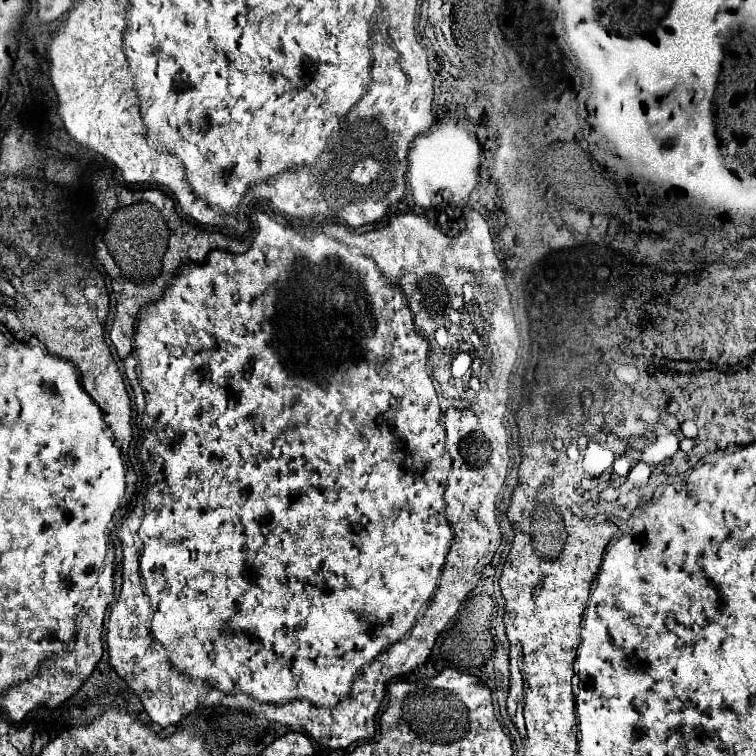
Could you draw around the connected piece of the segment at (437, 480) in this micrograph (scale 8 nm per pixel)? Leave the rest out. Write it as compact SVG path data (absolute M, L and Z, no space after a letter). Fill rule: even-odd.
M103 169L96 171L90 182L89 187L93 186L95 189L95 215L97 215L97 221L101 221L103 225L107 225L107 219L109 219L109 225L107 225L107 233L105 233L105 245L107 245L107 253L111 253L115 267L117 267L117 273L111 277L111 285L113 285L113 293L115 293L115 299L117 299L117 309L115 309L115 319L113 319L113 325L111 325L111 341L117 349L117 355L119 359L123 361L123 367L125 367L125 373L129 377L129 383L131 383L131 389L133 389L135 398L135 407L137 412L137 419L141 424L143 431L143 445L139 451L139 459L143 461L143 467L147 471L147 494L144 496L137 496L136 504L134 508L128 513L125 521L121 523L119 531L117 531L117 537L123 545L123 589L121 589L121 595L117 599L117 603L111 607L111 615L109 615L109 621L107 621L107 647L109 647L109 663L113 665L113 669L117 671L119 677L123 677L127 681L127 685L139 695L139 699L143 701L145 705L145 713L151 717L153 723L161 725L161 727L167 727L167 725L173 725L177 721L181 721L185 715L188 715L199 709L200 707L209 707L209 705L227 705L227 707L239 707L239 709L249 710L256 715L261 717L267 717L271 721L277 721L281 725L287 725L287 727L301 727L305 729L319 745L323 747L331 747L331 749L345 749L349 747L351 743L355 741L369 741L373 739L375 735L375 715L379 711L379 705L385 697L385 687L387 683L393 679L393 677L399 677L399 675L405 675L409 671L413 671L415 667L419 667L421 663L425 663L425 659L429 657L433 645L435 645L435 639L437 635L447 627L447 623L451 621L451 617L457 613L461 601L467 597L467 593L477 585L485 565L491 563L499 543L501 543L501 529L499 529L499 523L497 523L497 495L505 483L505 475L507 475L507 467L509 467L509 445L507 445L507 431L505 431L505 425L503 425L503 419L505 419L505 411L507 411L507 399L509 399L509 377L511 377L511 371L513 371L513 365L517 361L517 351L519 351L519 331L517 331L517 323L515 323L515 317L513 317L513 309L511 309L511 295L505 287L505 279L503 279L503 267L493 251L493 239L491 239L491 233L489 233L489 227L485 223L485 219L473 211L473 209L465 209L463 215L465 215L465 221L467 221L467 227L457 235L457 237L447 237L443 235L441 231L437 231L423 215L413 215L413 213L401 213L401 215L393 215L389 219L389 223L381 229L375 229L375 231L369 231L369 233L353 233L349 231L345 225L340 223L323 223L319 224L318 227L312 231L312 229L289 229L289 227L283 227L279 223L275 223L269 215L261 213L257 217L257 223L259 223L259 231L257 231L257 237L253 241L253 245L249 247L249 251L245 251L243 255L235 255L235 253L241 253L245 249L243 241L235 241L235 239L227 239L223 233L219 231L203 231L199 229L197 225L191 225L187 223L185 219L181 219L175 211L175 203L169 199L169 195L165 195L163 191L159 189L147 189L147 191L139 191L139 201L143 203L135 203L133 207L139 207L135 209L135 219L131 215L131 237L129 237L129 211L127 207L123 205L131 205L135 199L135 193L133 189L127 189L123 185L117 185L115 179L112 176L111 169ZM405 297L407 297L407 303L413 311L413 317L415 317L415 327L413 327L413 317L411 317L411 311L405 303ZM311 327L347 327L349 331L349 339L353 339L351 343L357 343L359 347L359 361L351 361L351 363L331 363L335 367L329 367L329 363L325 361L325 365L315 365L315 369L311 369ZM431 601L431 605L427 607L425 615L421 619L417 619L421 615L421 611L425 609L425 605ZM153 635L165 645L161 645Z

